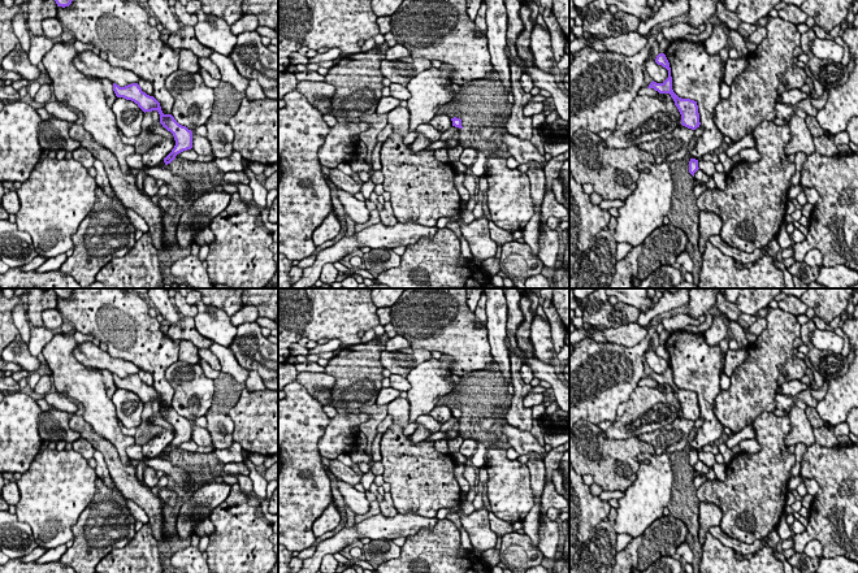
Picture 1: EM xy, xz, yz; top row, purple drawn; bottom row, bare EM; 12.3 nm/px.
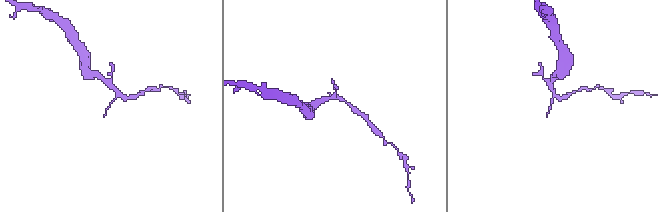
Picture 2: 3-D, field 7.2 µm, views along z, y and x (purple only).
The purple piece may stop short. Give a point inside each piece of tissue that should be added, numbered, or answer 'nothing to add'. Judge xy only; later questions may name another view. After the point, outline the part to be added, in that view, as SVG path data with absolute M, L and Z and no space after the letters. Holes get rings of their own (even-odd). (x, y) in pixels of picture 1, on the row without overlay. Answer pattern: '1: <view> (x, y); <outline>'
nothing to add

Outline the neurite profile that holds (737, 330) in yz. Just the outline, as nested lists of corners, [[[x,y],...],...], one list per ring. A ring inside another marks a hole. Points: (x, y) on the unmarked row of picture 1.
[[[729,321],[728,329],[732,331],[733,338],[737,340],[738,348],[746,348],[749,346],[745,329],[736,321]]]

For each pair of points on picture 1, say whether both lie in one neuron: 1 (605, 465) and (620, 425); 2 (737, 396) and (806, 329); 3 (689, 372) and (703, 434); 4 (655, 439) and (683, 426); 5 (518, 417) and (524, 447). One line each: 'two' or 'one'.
1: two
2: two
3: one
4: one
5: two

